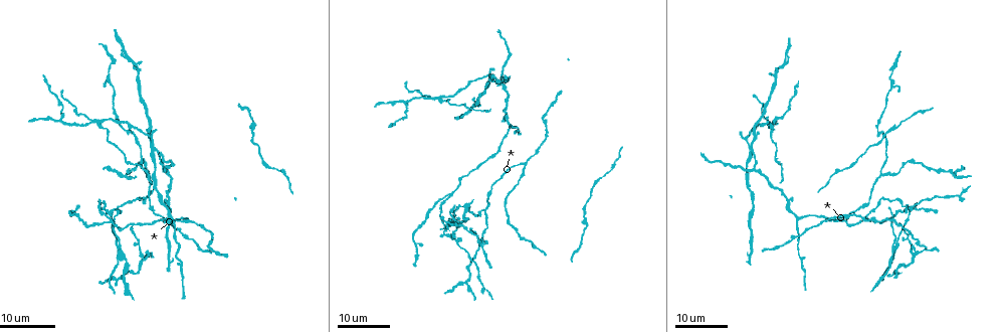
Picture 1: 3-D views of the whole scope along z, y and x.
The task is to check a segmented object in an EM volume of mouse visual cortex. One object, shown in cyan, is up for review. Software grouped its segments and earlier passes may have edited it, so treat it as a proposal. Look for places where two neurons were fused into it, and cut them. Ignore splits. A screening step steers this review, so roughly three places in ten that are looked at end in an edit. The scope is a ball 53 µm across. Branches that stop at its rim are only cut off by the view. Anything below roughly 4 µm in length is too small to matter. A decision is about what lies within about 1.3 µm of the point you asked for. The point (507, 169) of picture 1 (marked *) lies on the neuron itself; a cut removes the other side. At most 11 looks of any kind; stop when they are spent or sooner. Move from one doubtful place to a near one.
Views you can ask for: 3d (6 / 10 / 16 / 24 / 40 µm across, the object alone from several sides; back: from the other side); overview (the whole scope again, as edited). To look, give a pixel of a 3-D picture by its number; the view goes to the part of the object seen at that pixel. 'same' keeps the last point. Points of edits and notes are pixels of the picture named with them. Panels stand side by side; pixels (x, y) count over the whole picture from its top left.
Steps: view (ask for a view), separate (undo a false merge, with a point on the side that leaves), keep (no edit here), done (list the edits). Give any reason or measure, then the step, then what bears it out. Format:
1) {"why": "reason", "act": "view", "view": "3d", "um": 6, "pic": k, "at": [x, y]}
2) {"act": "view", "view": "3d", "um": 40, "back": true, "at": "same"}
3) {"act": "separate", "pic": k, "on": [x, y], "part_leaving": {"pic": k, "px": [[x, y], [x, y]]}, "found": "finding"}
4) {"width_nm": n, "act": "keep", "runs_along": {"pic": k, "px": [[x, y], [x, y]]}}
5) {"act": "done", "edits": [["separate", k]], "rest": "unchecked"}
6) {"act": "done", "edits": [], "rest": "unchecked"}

{"why": "three arms meet", "act": "view", "view": "3d", "um": 24, "pic": 1, "at": [448, 194]}

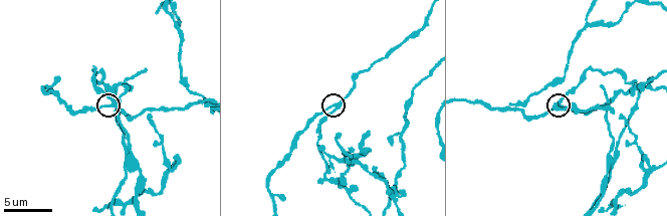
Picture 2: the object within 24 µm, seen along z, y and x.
{"act": "view", "view": "3d", "um": 10, "pic": 2, "at": [335, 104]}

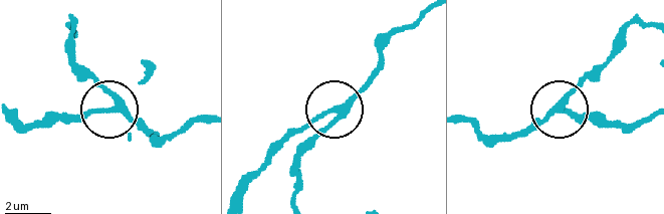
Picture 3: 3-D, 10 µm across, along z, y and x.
{"side_arm_um": 19, "act": "keep", "found": "all the same neuron"}

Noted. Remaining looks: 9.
{"why": "thin arm on a thick one", "act": "view", "view": "3d", "um": 24, "pic": 1, "at": [152, 143]}

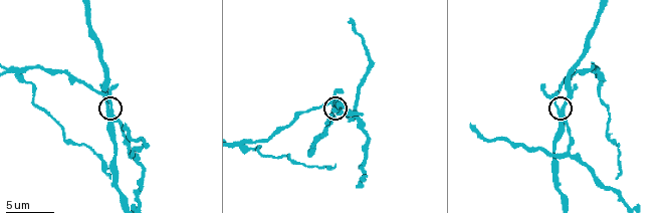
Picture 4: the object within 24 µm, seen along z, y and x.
{"act": "view", "view": "3d", "um": 6, "pic": 4, "at": [109, 107]}

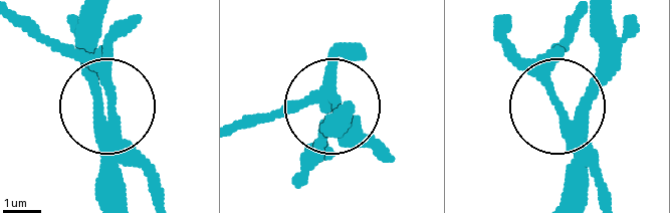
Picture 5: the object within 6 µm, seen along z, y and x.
{"width_nm": 270, "act": "keep", "runs_along": {"pic": 5, "px": [[603, 201], [561, 109], [638, 31]]}, "found": "one neuron here"}

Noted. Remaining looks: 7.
{"why": "three arms meet", "act": "view", "view": "3d", "um": 24, "pic": 1, "at": [836, 217]}

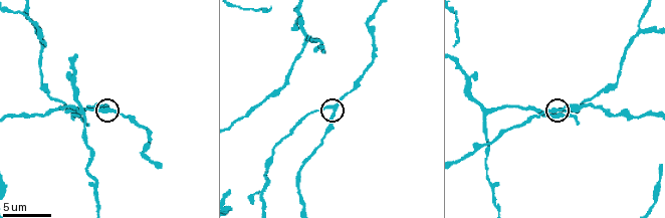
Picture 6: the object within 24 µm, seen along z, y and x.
{"act": "view", "view": "3d", "um": 6, "pic": 6, "at": [336, 107]}

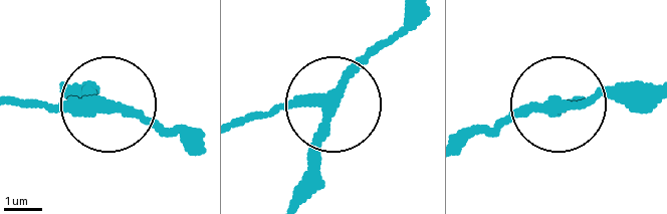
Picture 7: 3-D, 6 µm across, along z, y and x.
{"width_nm": 270, "act": "keep", "runs_along": {"pic": 7, "px": [[240, 126], [306, 102], [332, 105], [310, 196]]}, "found": "continuous, no second neuron"}

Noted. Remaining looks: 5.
{"why": "three-way junction", "act": "view", "view": "3d", "um": 24, "pic": 1, "at": [91, 119]}

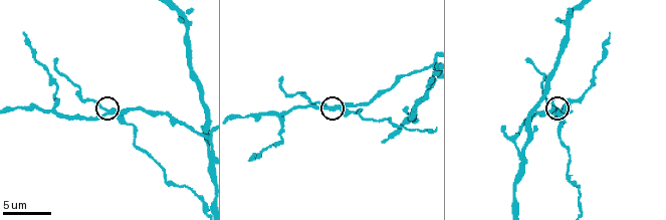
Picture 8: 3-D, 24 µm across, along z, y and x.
{"act": "view", "view": "3d", "um": 6, "pic": 8, "at": [106, 113]}

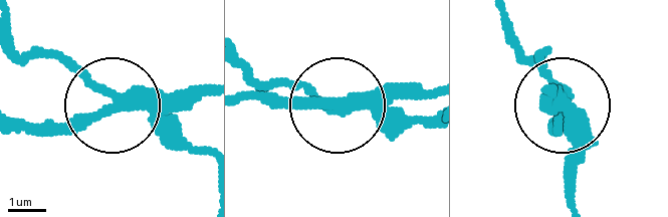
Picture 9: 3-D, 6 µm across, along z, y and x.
{"act": "keep", "runs_along": {"pic": 9, "px": [[432, 85], [384, 85], [326, 104], [272, 85]]}, "found": "continuous, no second neuron"}

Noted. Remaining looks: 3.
{"why": "four-way junction", "act": "view", "view": "3d", "um": 10, "pic": 8, "at": [56, 105]}

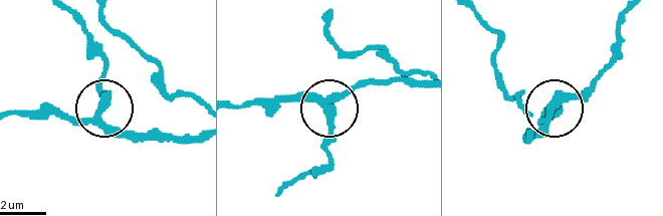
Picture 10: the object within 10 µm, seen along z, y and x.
{"why": "from behind", "act": "view", "view": "3d", "um": 10, "back": true, "pic": 10, "at": [323, 103]}

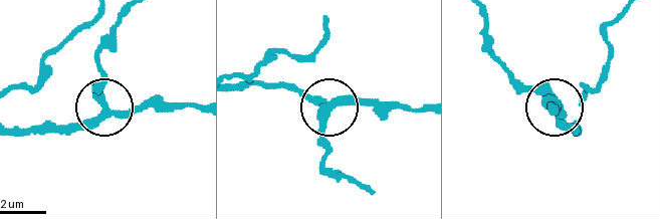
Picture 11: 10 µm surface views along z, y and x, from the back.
{"width_nm": 320, "act": "keep", "runs_along": {"pic": 11, "px": [[13, 128], [70, 128], [105, 107], [184, 104]]}, "found": "continuous, no second neuron"}

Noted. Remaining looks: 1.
{"act": "view", "view": "3d", "um": 10, "pic": 2, "at": [115, 88]}

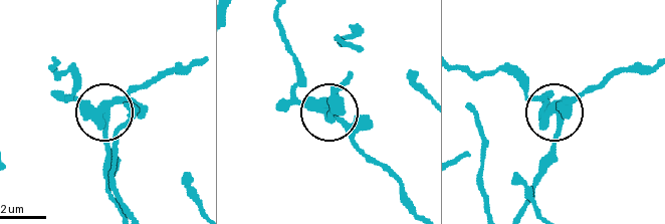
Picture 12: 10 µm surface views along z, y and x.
{"side_arm_um": 17, "act": "separate", "pic": 12, "on": [103, 141], "found": "a second neuron is stuck on"}

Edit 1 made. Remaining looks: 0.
{"act": "done", "edits": [["separate", 12]], "rest": "unchecked"}

